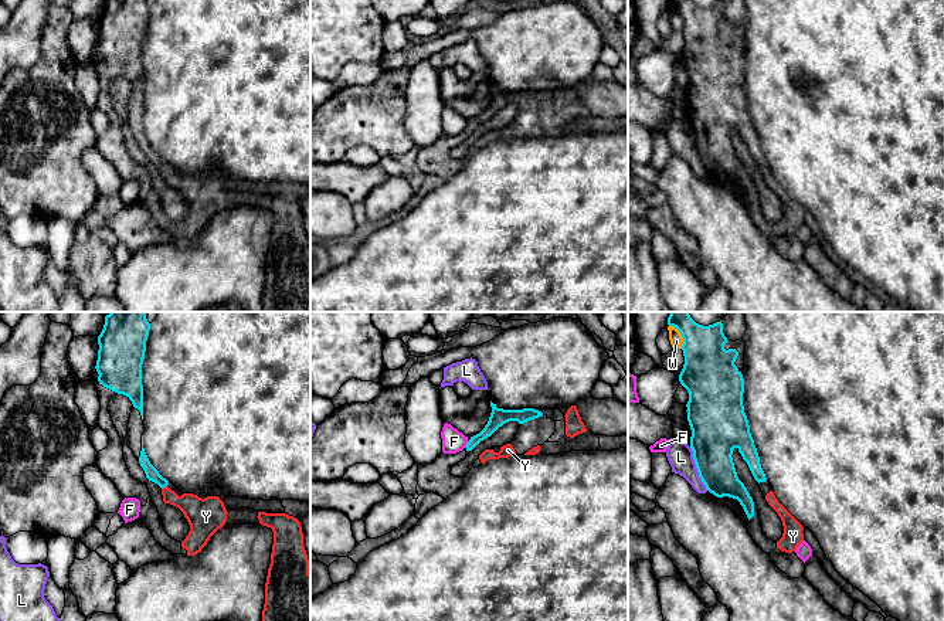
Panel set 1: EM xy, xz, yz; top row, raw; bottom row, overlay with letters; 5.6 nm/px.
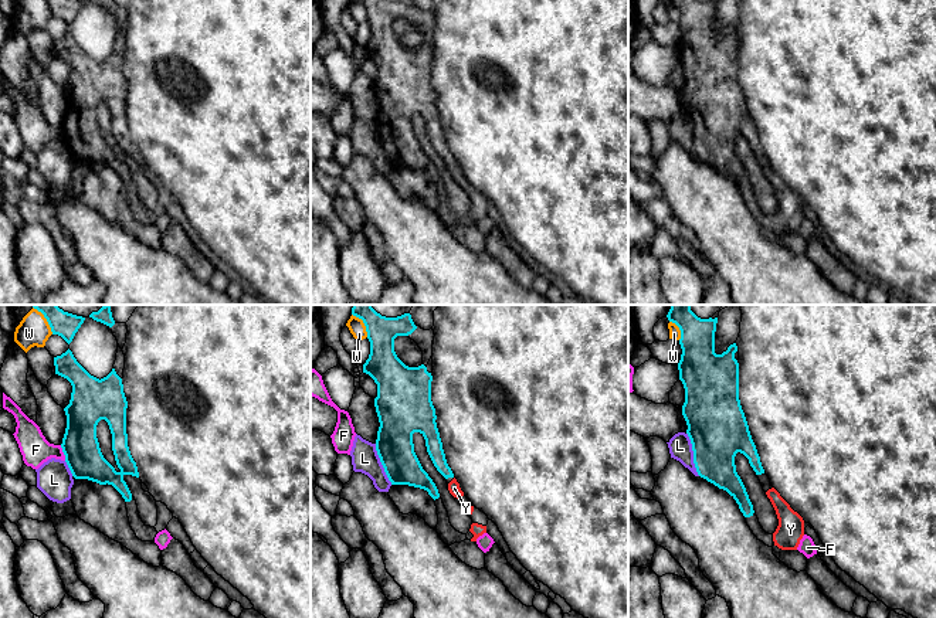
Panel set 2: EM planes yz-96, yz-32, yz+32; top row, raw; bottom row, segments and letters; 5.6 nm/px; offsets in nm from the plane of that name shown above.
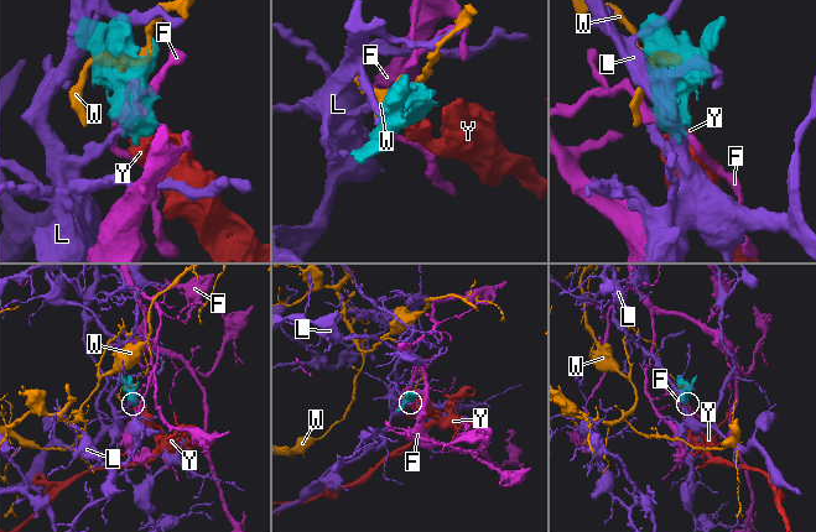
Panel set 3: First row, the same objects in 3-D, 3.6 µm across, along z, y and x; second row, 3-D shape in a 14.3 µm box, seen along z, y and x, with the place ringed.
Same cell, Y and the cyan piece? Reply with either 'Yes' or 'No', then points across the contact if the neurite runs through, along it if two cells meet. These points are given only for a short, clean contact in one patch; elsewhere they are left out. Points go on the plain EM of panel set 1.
Yes. Path across: xy (152, 156), (163, 169), (199, 194)

